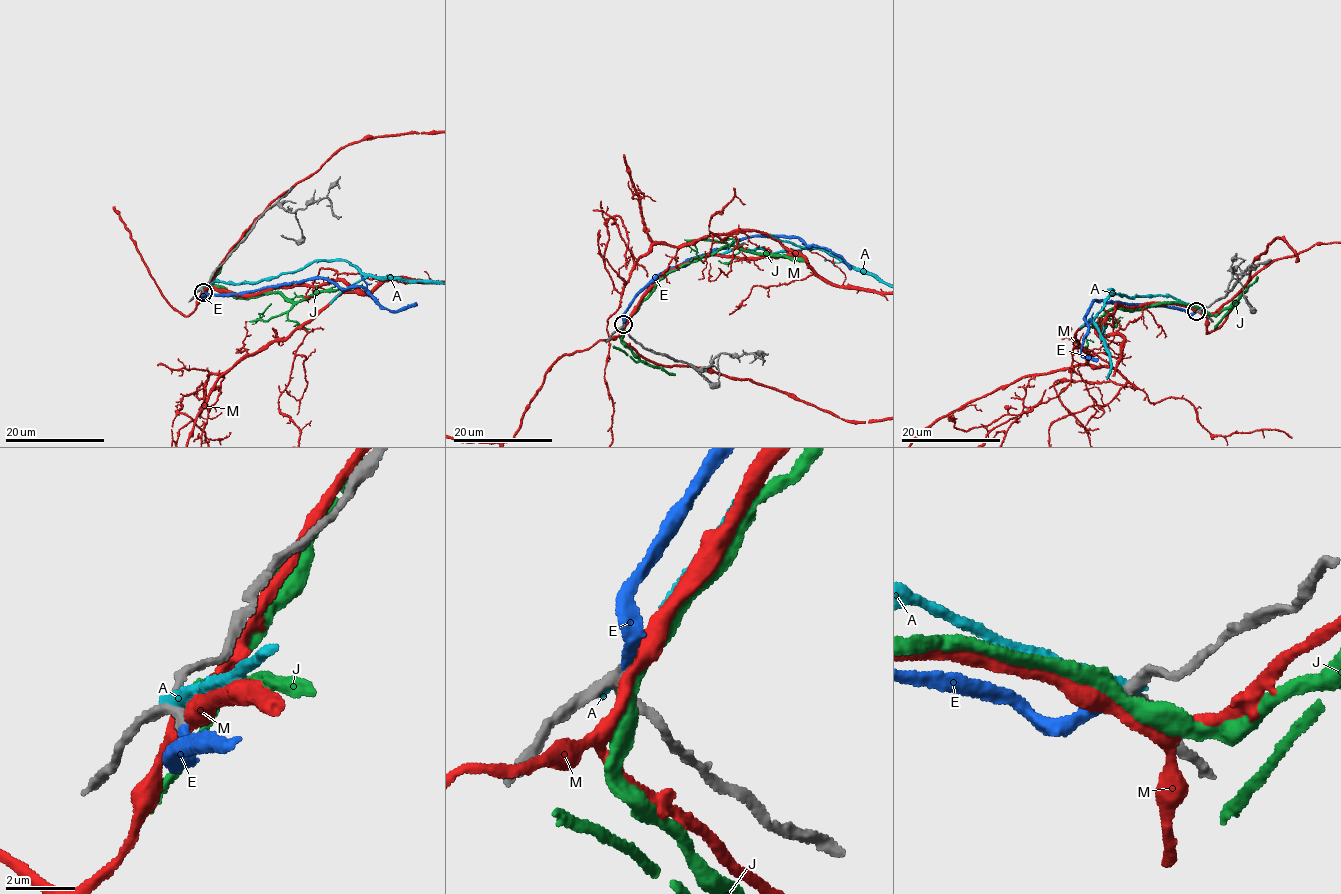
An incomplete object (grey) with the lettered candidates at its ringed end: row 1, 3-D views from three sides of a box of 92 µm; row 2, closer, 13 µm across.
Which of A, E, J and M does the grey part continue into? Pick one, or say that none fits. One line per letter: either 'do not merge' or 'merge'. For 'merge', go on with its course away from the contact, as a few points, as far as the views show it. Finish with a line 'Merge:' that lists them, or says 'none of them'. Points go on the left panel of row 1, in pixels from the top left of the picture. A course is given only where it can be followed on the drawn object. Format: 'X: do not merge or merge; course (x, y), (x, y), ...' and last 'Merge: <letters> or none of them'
A: do not merge
E: merge; course (203, 291), (202, 297), (229, 295), (330, 279), (342, 288), (368, 290), (390, 309), (416, 302)
J: do not merge
M: do not merge
Merge: E

